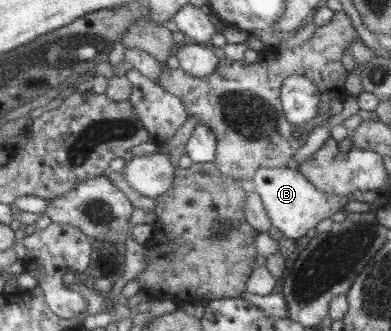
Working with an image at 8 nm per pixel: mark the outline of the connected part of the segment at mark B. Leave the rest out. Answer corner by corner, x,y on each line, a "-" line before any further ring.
292,164
282,168
257,168
252,182
271,225
282,233
282,237
294,241
305,236
306,232
315,228
321,220
330,219
334,212
340,212
350,201
350,198
320,192

